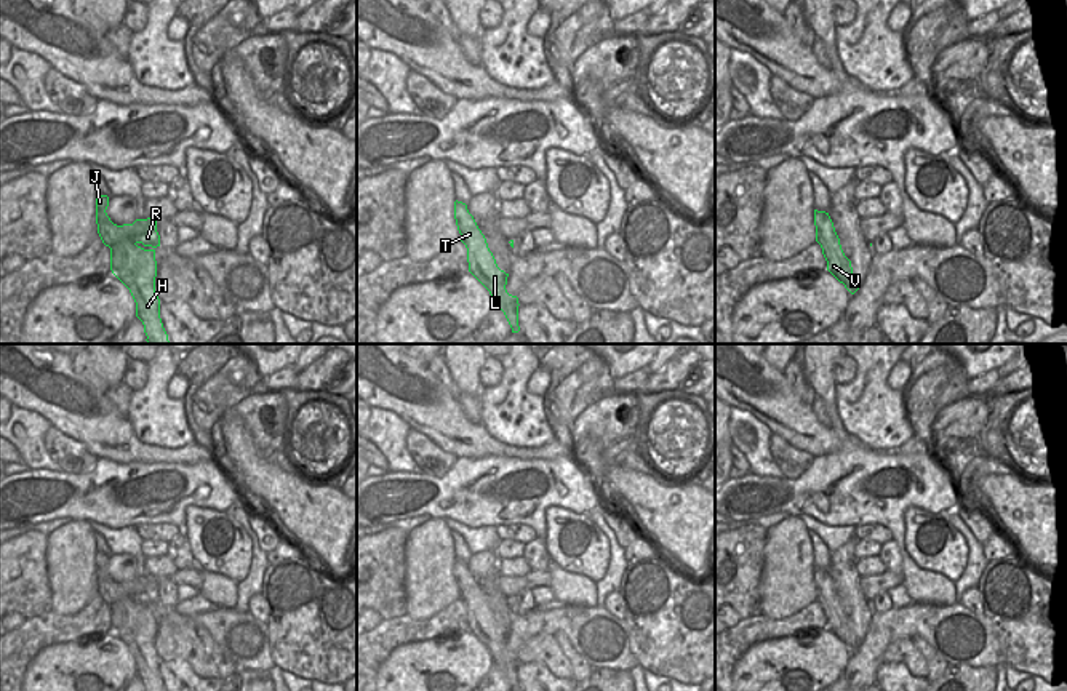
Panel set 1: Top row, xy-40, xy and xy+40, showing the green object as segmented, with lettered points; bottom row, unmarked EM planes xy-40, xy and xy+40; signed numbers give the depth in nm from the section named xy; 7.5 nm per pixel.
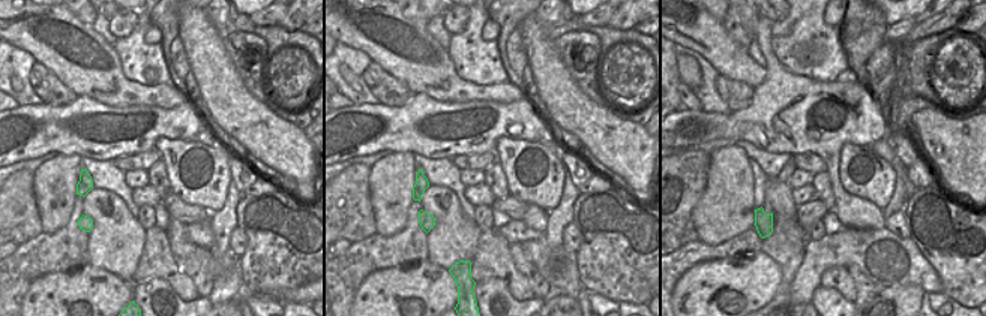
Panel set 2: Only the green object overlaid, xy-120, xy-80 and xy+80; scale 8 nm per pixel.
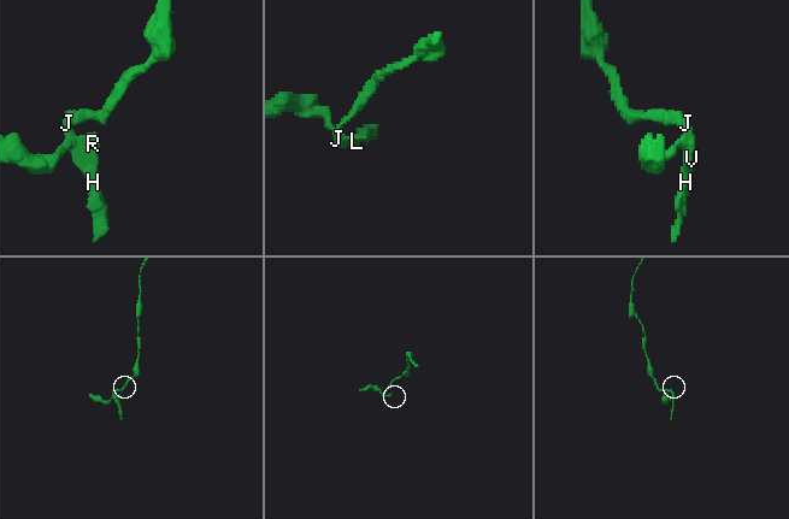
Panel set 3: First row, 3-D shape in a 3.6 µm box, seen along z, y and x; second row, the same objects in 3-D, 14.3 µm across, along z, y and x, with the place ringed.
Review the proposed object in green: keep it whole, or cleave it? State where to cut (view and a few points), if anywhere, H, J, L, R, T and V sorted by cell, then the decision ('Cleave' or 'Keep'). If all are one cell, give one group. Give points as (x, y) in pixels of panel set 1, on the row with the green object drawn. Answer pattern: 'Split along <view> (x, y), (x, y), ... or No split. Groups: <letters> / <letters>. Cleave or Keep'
Split along xy-40 (135, 242), (127, 239), (109, 247). Groups: H J L T V / R. Cleave.

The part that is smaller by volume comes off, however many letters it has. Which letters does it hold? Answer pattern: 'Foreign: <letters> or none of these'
Foreign: R

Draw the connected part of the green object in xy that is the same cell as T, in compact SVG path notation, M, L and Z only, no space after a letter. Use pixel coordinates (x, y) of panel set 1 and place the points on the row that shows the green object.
M454 202L454 219L461 234L461 242L467 248L469 272L490 291L493 306L501 309L512 328L518 333L518 298L507 293L507 277L496 264L493 253L488 248L486 238L478 229L467 205Z

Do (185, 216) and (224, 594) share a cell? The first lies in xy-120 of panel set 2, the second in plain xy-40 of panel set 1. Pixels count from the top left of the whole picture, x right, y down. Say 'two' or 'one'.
two

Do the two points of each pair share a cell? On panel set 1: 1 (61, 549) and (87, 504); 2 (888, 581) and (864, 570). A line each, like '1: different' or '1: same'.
1: different
2: different

